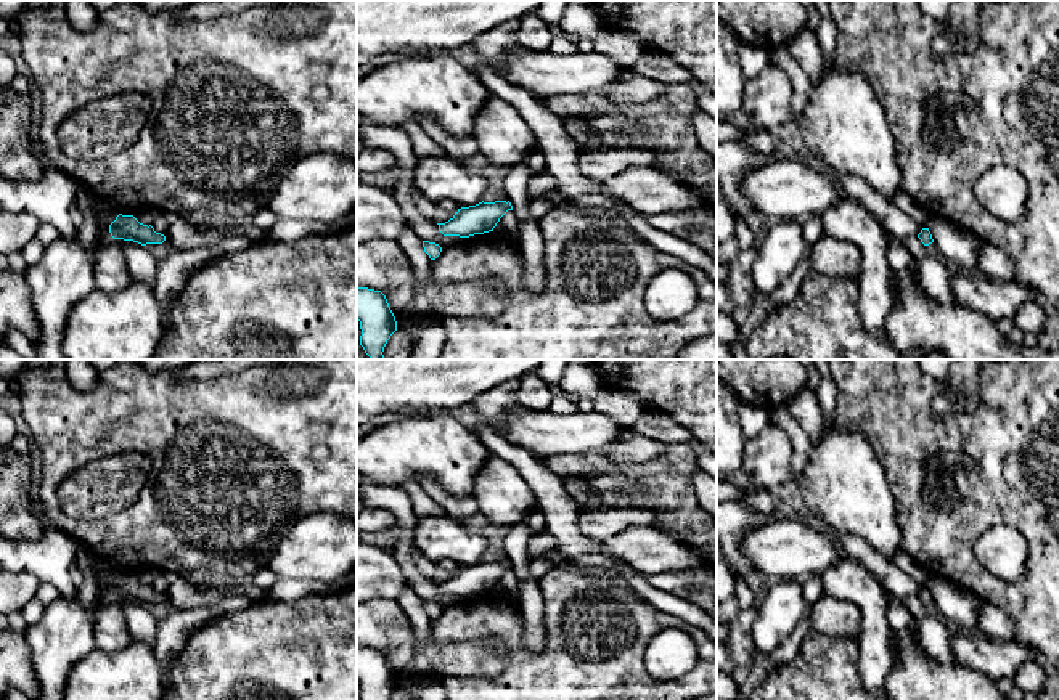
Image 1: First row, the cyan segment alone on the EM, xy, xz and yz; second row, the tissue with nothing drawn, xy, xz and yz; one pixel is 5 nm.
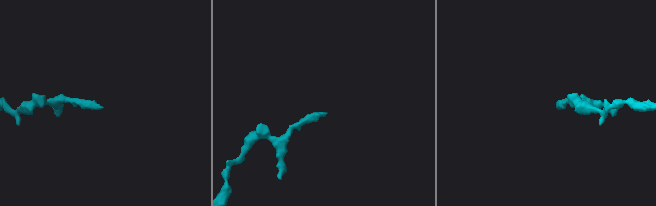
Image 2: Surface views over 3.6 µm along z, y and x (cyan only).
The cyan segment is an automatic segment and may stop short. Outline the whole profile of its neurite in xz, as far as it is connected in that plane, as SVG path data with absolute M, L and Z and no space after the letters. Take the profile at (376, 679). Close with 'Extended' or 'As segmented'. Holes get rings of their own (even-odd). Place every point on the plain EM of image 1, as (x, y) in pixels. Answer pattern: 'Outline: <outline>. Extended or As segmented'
Outline: M357 647L357 679L360 700L389 700L397 690L395 676L381 650Z. As segmented

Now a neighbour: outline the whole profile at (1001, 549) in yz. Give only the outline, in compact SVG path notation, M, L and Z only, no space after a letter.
M993 525L975 538L979 564L993 576L1006 581L1020 580L1027 570L1028 547L1020 531L1009 525Z

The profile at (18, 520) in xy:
M0 448L0 538L42 539L43 523L34 514L29 491L29 454Z

